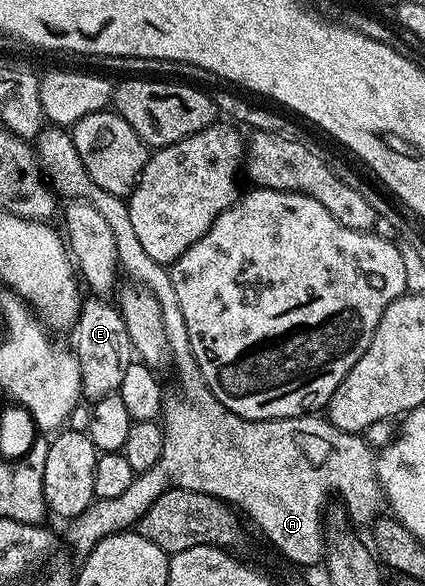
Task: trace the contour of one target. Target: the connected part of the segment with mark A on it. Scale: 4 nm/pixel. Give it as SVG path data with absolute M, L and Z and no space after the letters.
M44 127L37 137L37 153L46 179L60 197L82 198L86 203L97 206L97 210L101 210L101 214L105 214L105 222L109 222L109 226L112 227L113 234L117 238L120 269L126 275L128 272L136 285L151 292L161 310L161 322L165 326L165 342L173 357L173 364L175 360L175 372L179 375L175 389L172 392L170 389L163 401L161 423L165 438L165 450L161 450L158 466L149 469L148 472L136 475L129 490L125 490L125 494L121 494L121 498L96 499L90 508L70 521L68 528L71 529L67 532L67 540L71 543L72 550L76 552L76 557L82 558L89 555L93 546L97 546L97 542L101 542L107 536L134 529L138 525L139 519L143 517L145 510L157 498L161 498L161 494L170 487L204 492L236 506L242 513L245 513L245 516L247 512L246 519L248 521L251 519L267 535L268 542L289 563L300 564L303 568L311 568L318 560L320 563L324 559L325 505L328 503L326 500L330 492L336 492L344 500L340 501L345 505L352 525L360 526L359 524L367 523L370 525L380 515L385 504L383 488L379 485L379 475L375 469L376 449L371 449L363 441L362 435L343 432L337 426L333 426L330 420L319 414L277 418L276 420L243 420L237 414L228 412L223 407L223 403L207 388L205 378L199 372L195 356L191 353L189 330L185 326L185 314L181 314L181 305L177 303L177 290L173 290L173 278L168 265L157 262L154 258L149 258L149 254L145 254L145 249L141 247L141 241L137 239L137 233L133 230L133 222L129 218L126 199L101 190L101 186L97 186L93 182L93 178L89 178L89 174L81 162L81 154L77 154L77 146L73 146L73 138L66 127Z

